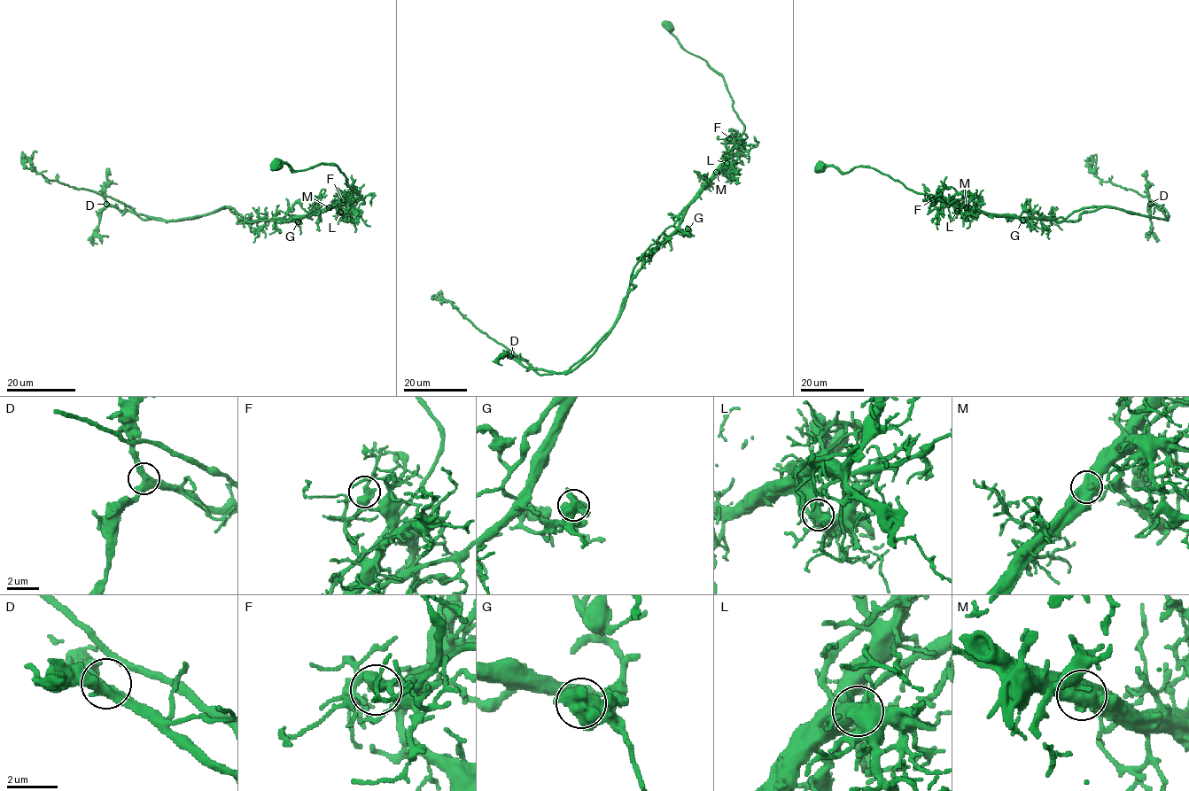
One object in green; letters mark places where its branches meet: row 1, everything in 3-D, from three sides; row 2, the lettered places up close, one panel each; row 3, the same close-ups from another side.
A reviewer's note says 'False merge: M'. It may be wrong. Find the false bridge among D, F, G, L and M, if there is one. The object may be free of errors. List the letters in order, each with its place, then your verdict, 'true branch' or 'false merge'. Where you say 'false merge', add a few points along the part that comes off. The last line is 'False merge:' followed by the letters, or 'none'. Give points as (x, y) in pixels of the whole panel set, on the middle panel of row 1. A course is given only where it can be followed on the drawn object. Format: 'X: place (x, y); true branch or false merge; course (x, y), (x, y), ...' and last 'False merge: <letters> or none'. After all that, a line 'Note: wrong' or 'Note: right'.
D: place (510, 356); true branch
F: place (729, 138); true branch
G: place (687, 228); true branch
L: place (726, 163); true branch
M: place (716, 172); false merge; course (716, 172), (632, 280), (620, 317), (588, 358), (563, 373), (505, 356), (501, 366)
False merge: M
Note: right

